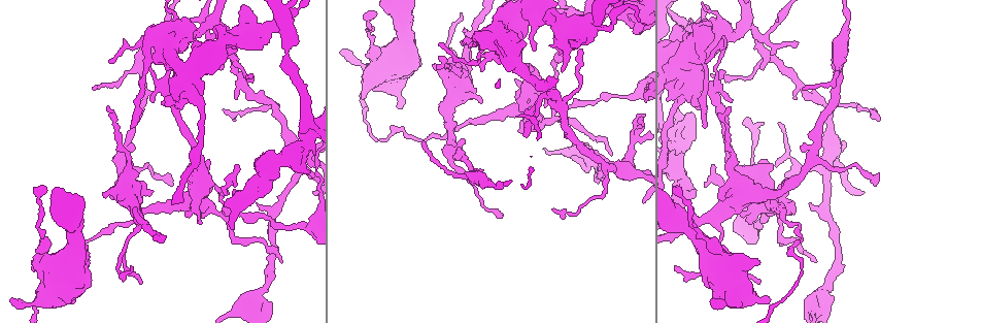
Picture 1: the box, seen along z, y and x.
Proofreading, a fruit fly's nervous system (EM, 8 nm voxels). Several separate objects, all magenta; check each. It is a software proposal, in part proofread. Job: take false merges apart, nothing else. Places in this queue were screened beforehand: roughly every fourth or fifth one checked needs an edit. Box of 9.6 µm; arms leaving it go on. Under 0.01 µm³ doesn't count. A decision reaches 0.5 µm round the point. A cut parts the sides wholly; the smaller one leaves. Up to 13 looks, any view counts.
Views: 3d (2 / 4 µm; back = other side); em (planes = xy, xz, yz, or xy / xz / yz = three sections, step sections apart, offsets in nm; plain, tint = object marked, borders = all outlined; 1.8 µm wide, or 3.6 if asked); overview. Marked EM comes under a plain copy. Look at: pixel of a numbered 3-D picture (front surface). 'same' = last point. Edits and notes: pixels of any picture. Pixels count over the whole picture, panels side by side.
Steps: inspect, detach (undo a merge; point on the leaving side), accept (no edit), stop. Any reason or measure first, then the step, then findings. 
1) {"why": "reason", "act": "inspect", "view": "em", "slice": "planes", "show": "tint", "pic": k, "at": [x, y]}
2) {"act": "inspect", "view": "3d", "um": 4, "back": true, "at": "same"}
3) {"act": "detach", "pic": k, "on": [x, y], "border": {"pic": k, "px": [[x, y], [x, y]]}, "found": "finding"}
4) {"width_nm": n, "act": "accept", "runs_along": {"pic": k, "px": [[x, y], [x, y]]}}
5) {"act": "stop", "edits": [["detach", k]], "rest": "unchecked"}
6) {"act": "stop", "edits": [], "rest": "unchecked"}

{"act": "inspect", "view": "em", "slice": "yz", "step": 8, "show": "tint", "pic": 1, "at": [561, 20]}

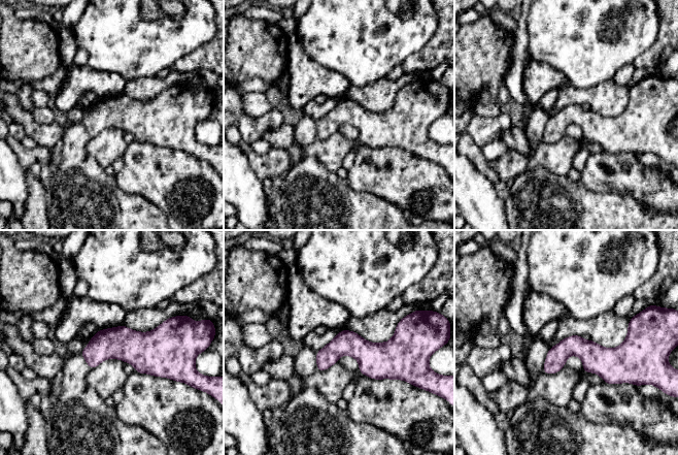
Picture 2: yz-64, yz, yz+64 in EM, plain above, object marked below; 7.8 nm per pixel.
{"act": "accept", "runs_along": {"pic": 2, "px": [[631, 337], [617, 354], [566, 350], [545, 369]]}, "found": "one neuron here"}

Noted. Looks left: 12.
{"why": "abrupt turn", "act": "inspect", "view": "em", "slice": "yz", "step": 8, "show": "tint", "pic": 1, "at": [755, 30]}

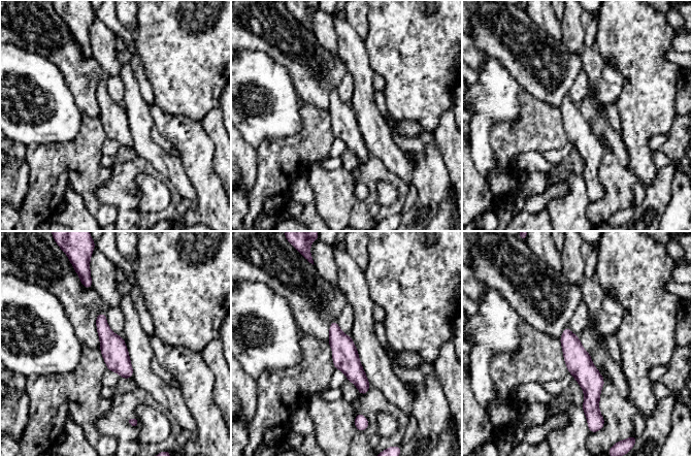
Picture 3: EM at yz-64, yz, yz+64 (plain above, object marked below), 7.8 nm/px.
{"act": "inspect", "view": "em", "slice": "planes", "show": "tint", "at": "same"}

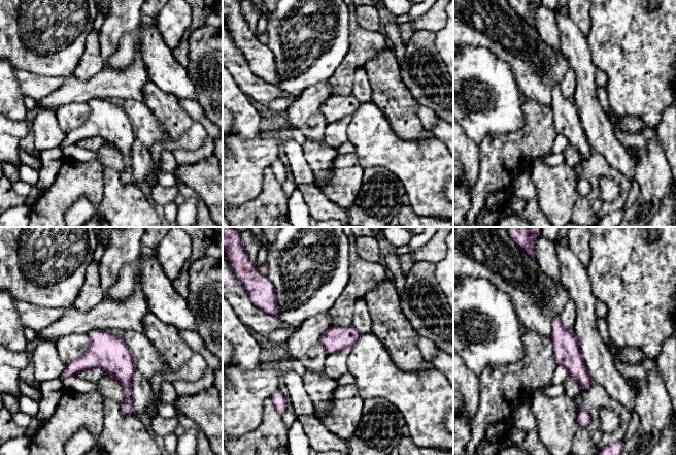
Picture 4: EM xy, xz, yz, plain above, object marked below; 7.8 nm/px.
{"width_nm": 200, "act": "accept", "runs_along": {"pic": 4, "px": [[556, 319], [584, 388]]}, "found": "one neuron here"}

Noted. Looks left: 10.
{"why": "branch point", "act": "inspect", "view": "em", "slice": "planes", "show": "tint", "pic": 1, "at": [839, 71]}

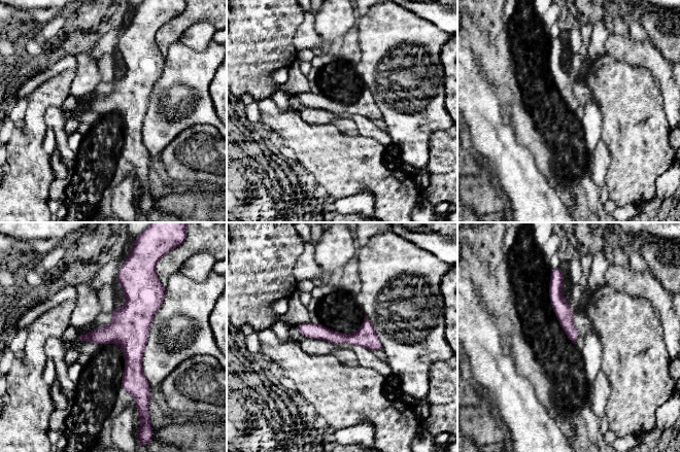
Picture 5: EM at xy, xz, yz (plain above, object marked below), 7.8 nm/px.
{"act": "accept", "runs_along": {"pic": 5, "px": [[123, 277], [133, 289], [135, 394]]}, "found": "continuous, no second neuron"}

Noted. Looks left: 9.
{"why": "calibre changes", "act": "inspect", "view": "em", "slice": "xz", "step": 4, "show": "tint", "pic": 1, "at": [773, 193]}

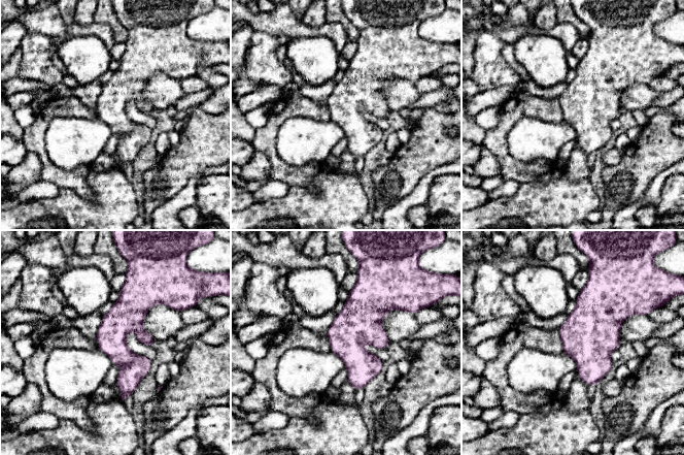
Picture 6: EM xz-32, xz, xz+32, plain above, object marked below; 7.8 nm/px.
{"act": "inspect", "view": "em", "slice": "planes", "show": "tint", "at": "same"}

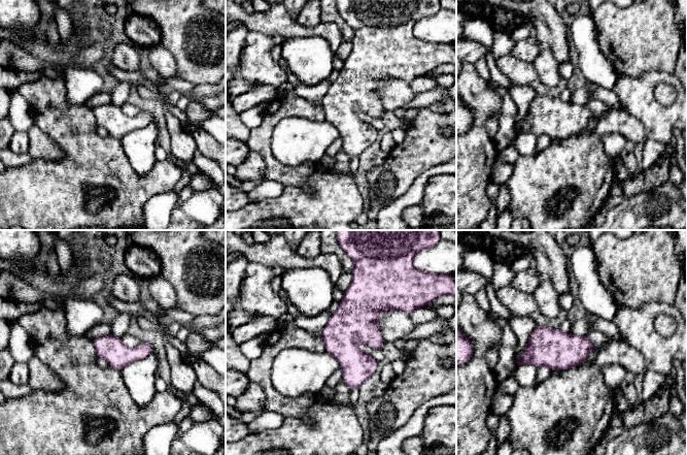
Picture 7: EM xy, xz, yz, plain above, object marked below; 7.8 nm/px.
{"act": "accept", "found": "all the same neuron"}

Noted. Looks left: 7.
{"why": "narrows sharply", "act": "inspect", "view": "3d", "um": 4, "pic": 1, "at": [155, 40]}

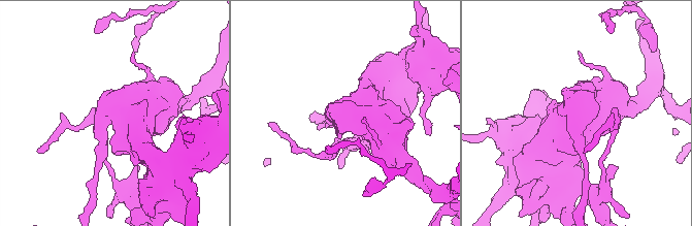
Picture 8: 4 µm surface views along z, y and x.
{"act": "inspect", "view": "em", "um": 3.6, "slice": "planes", "show": "tint", "pic": 8, "at": [111, 116]}

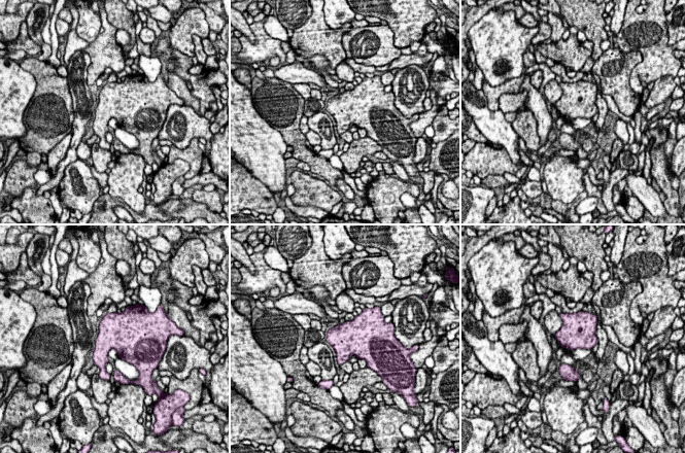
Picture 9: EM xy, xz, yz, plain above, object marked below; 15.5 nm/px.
{"act": "accept", "found": "all the same neuron"}

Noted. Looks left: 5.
{"act": "stop", "edits": [], "rest": "unchecked"}

